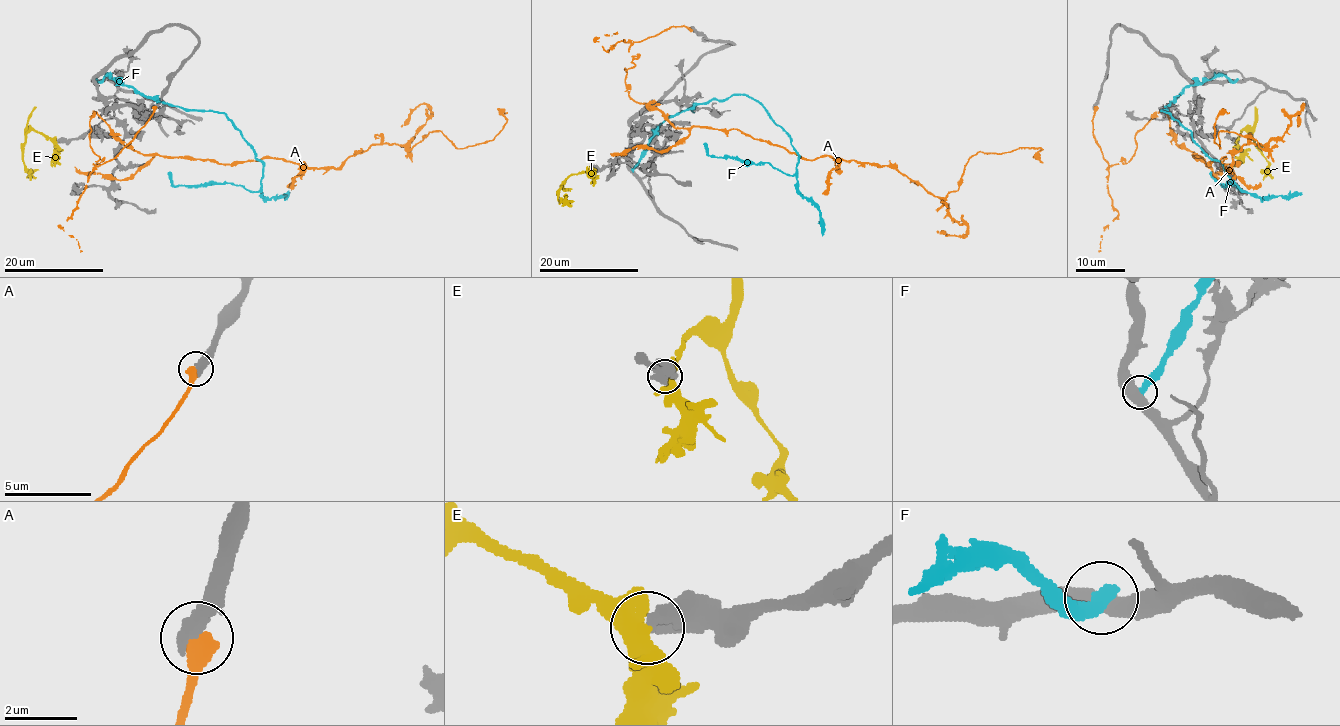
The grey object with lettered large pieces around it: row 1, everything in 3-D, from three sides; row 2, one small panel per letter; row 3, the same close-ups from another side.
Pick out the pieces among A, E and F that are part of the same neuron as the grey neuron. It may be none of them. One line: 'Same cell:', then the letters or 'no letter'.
Same cell: no letter

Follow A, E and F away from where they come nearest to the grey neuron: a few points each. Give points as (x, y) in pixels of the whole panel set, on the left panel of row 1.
A: (155, 106), (95, 166), (94, 111), (144, 154), (310, 168), (437, 131), (458, 148), (490, 141), (507, 112)
E: (56, 142), (31, 130), (26, 135), (24, 171), (31, 180)
F: (97, 80), (110, 75), (163, 103), (223, 112), (263, 164), (257, 192), (232, 183), (174, 185), (168, 172)

